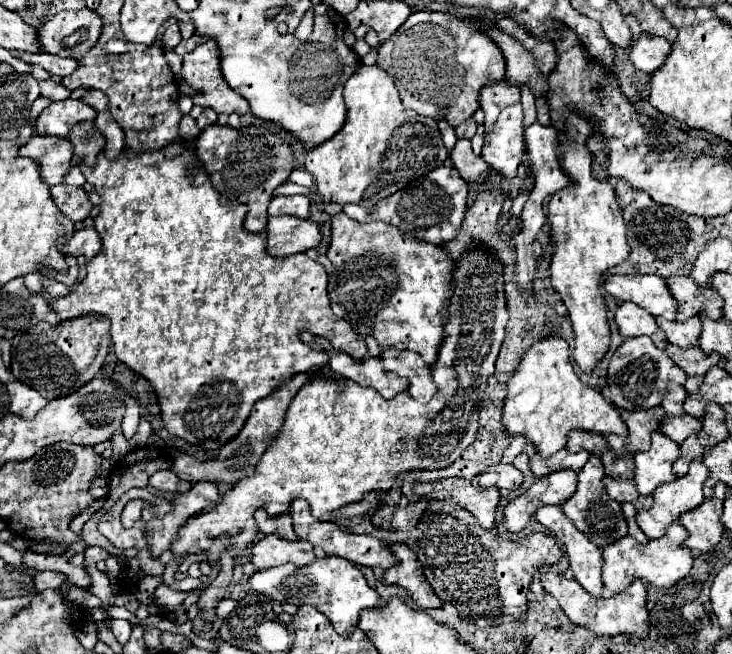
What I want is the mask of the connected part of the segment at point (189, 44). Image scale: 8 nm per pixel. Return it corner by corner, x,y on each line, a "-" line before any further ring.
192,37
190,41
181,41
173,51
180,55
180,57
184,57
186,53
190,53
190,51
194,51
198,45
202,45
204,41
208,41
208,37

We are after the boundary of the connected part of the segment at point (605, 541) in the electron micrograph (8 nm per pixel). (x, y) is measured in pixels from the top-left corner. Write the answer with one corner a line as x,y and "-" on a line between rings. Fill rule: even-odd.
592,455
592,461
588,461
588,465
584,467
584,473
578,473
578,489
576,489
572,501
566,501
562,505
562,511
574,523
574,527
578,531
582,531
600,549
604,549
606,545
610,545
610,543
618,541
620,537
628,535
628,525
626,525
624,513
620,513
620,505
616,505
616,501
612,501
604,493
602,479
604,479
602,461

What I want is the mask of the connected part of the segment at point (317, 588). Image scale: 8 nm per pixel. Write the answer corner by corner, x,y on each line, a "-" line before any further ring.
340,557
316,559
312,565
300,567
300,569
296,569
294,565
282,565
282,567
258,571
250,577
248,585
254,591
272,597
278,603
294,603
298,607
300,605
316,607
332,621
334,629
344,637
348,637
352,629
358,625
360,611
378,607
378,599
380,599
380,595
372,587
368,587
362,571
350,561

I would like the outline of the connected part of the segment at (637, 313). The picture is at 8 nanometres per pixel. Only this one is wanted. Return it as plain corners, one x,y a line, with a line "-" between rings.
622,303
616,311
616,323
622,337
640,337
648,335
658,349
664,349
668,345
662,329
656,325
654,315
650,315
646,309
640,309
636,303

